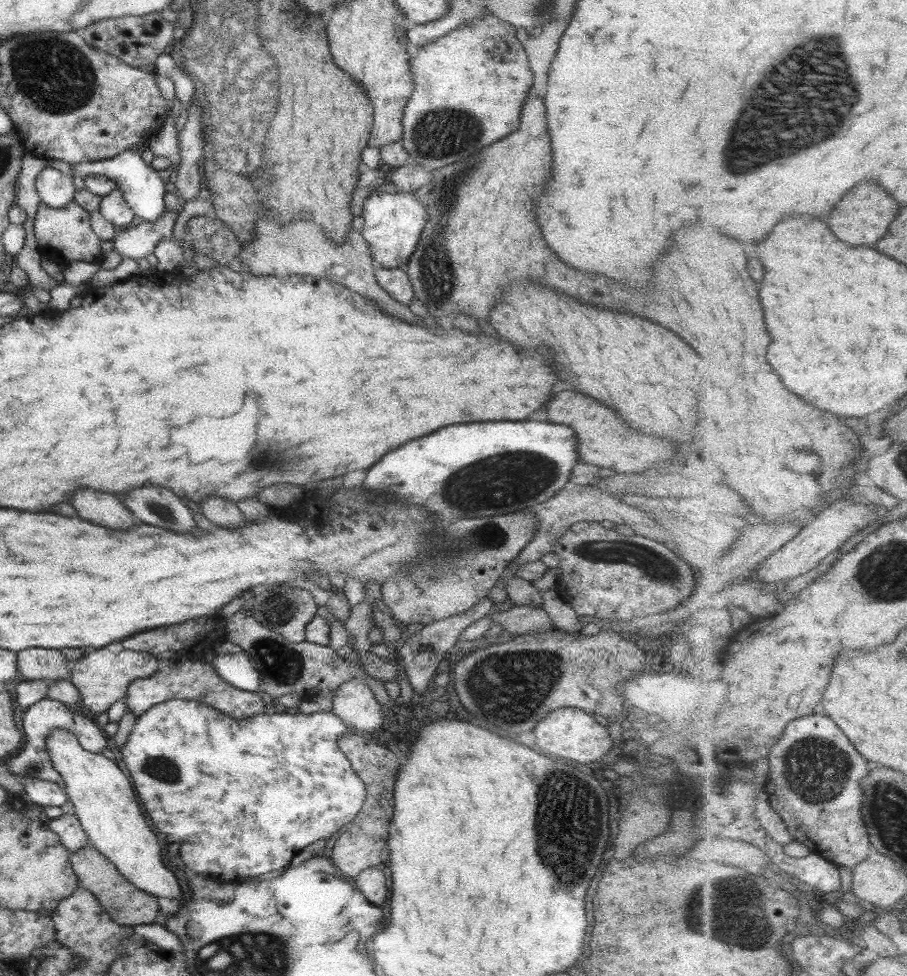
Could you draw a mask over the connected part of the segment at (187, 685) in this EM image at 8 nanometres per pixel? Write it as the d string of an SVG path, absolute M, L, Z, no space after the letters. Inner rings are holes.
M174 660L171 663L162 664L151 676L132 680L127 687L124 697L126 708L135 717L143 714L150 706L169 699L205 703L206 705L211 705L215 710L229 715L231 718L237 718L237 720L249 718L256 714L263 714L263 706L266 702L260 693L245 692L227 684L215 673L211 663L188 660L184 662Z

